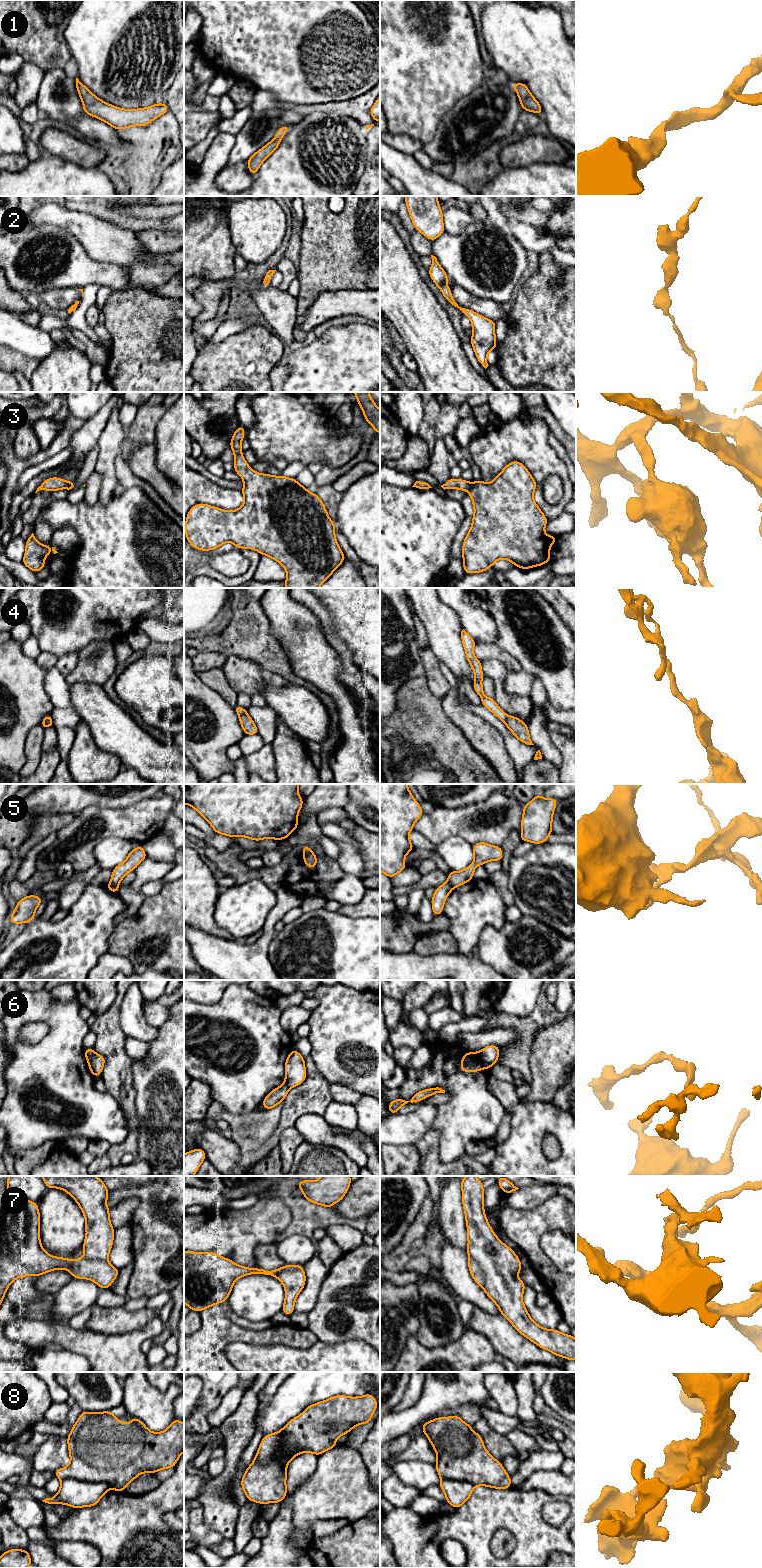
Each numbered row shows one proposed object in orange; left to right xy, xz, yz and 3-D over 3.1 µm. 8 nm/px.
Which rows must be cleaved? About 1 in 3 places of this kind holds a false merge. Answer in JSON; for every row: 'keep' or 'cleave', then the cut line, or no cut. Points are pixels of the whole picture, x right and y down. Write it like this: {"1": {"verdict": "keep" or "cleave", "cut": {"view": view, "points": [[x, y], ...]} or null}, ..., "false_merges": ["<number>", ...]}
{"1": {"verdict": "keep", "cut": null}, "2": {"verdict": "keep", "cut": null}, "3": {"verdict": "keep", "cut": null}, "4": {"verdict": "cleave", "cut": {"view": "xz", "points": [[245, 712], [239, 715]]}}, "5": {"verdict": "cleave", "cut": {"view": "xy", "points": [[110, 882], [118, 886]]}}, "6": {"verdict": "cleave", "cut": {"view": "yz", "points": [[478, 1052], [480, 1057], [489, 1066]]}}, "7": {"verdict": "keep", "cut": null}, "8": {"verdict": "keep", "cut": null}, "false_merges": ["4", "5", "6"]}

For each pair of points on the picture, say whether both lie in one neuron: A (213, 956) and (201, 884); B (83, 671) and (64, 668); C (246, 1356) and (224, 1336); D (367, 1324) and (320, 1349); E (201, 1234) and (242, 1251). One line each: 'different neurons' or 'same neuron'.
A: different neurons
B: different neurons
C: different neurons
D: different neurons
E: same neuron

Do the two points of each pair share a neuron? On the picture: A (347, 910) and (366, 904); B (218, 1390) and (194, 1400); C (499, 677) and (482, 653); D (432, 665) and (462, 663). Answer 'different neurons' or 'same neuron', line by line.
A: same neuron
B: different neurons
C: different neurons
D: different neurons

